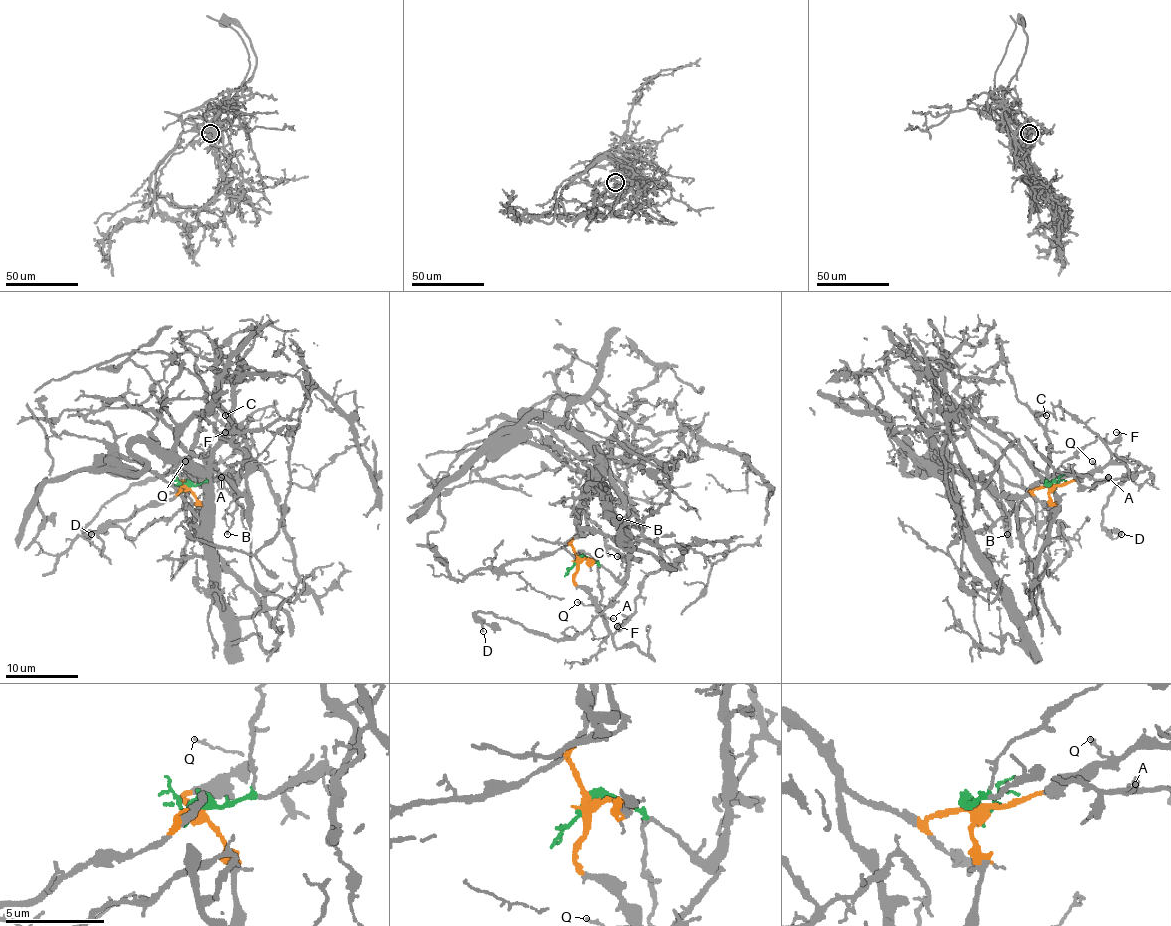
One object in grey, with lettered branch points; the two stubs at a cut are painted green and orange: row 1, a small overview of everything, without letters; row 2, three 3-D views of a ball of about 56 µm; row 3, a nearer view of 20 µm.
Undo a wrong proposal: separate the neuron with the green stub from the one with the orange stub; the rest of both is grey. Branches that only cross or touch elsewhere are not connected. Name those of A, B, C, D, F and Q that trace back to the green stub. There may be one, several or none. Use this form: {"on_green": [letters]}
{"on_green": ["A", "B", "C", "D"]}

